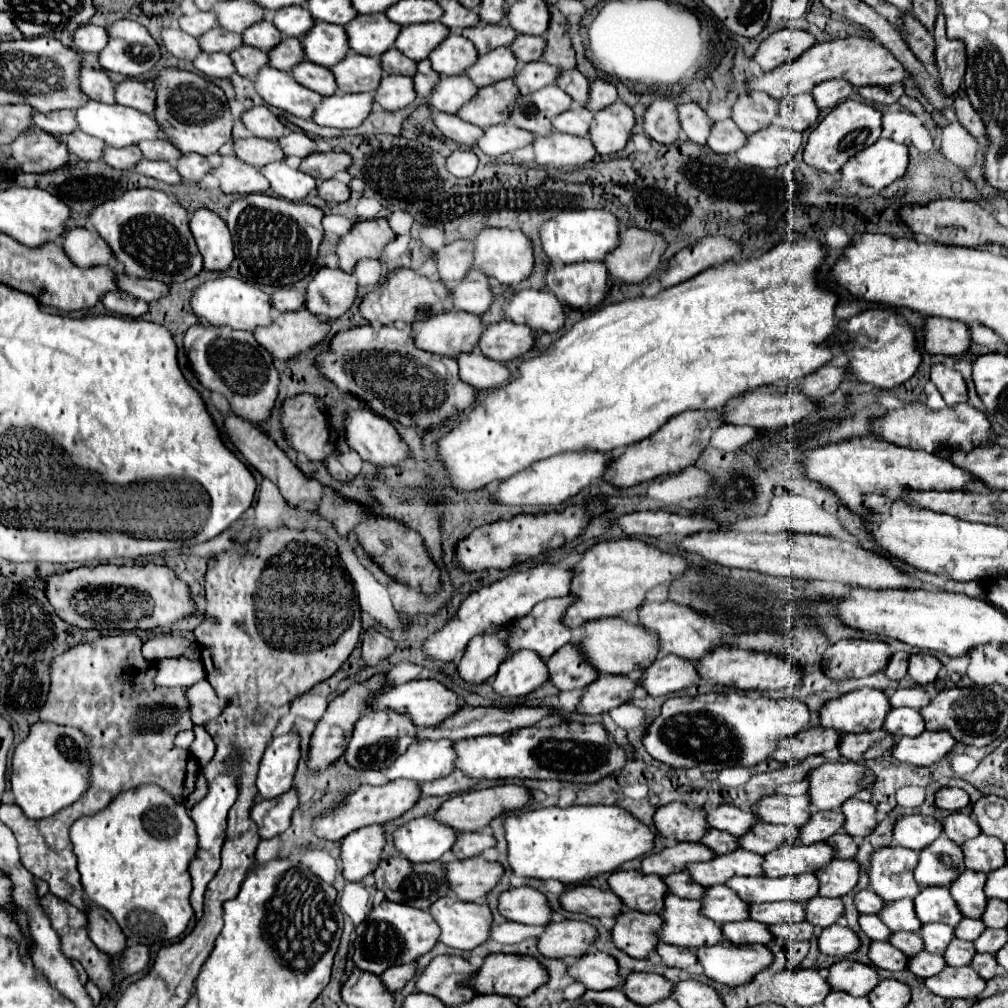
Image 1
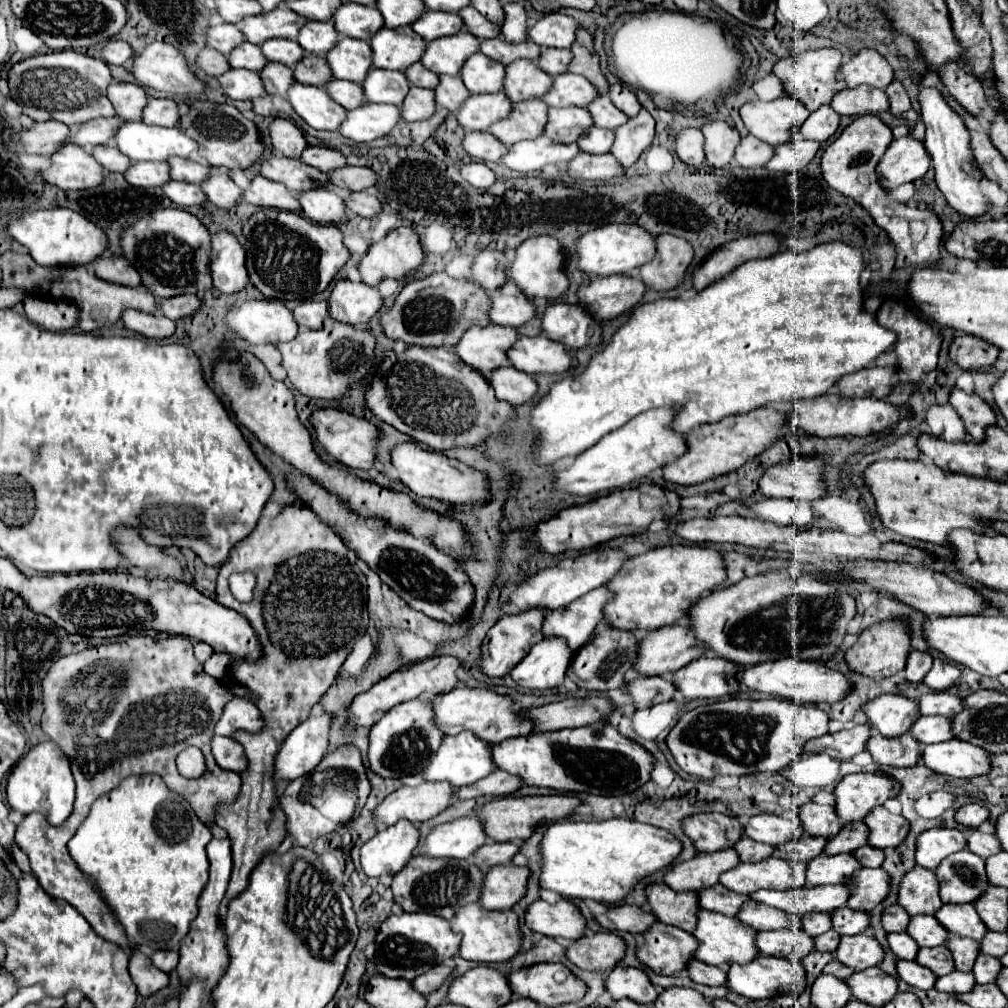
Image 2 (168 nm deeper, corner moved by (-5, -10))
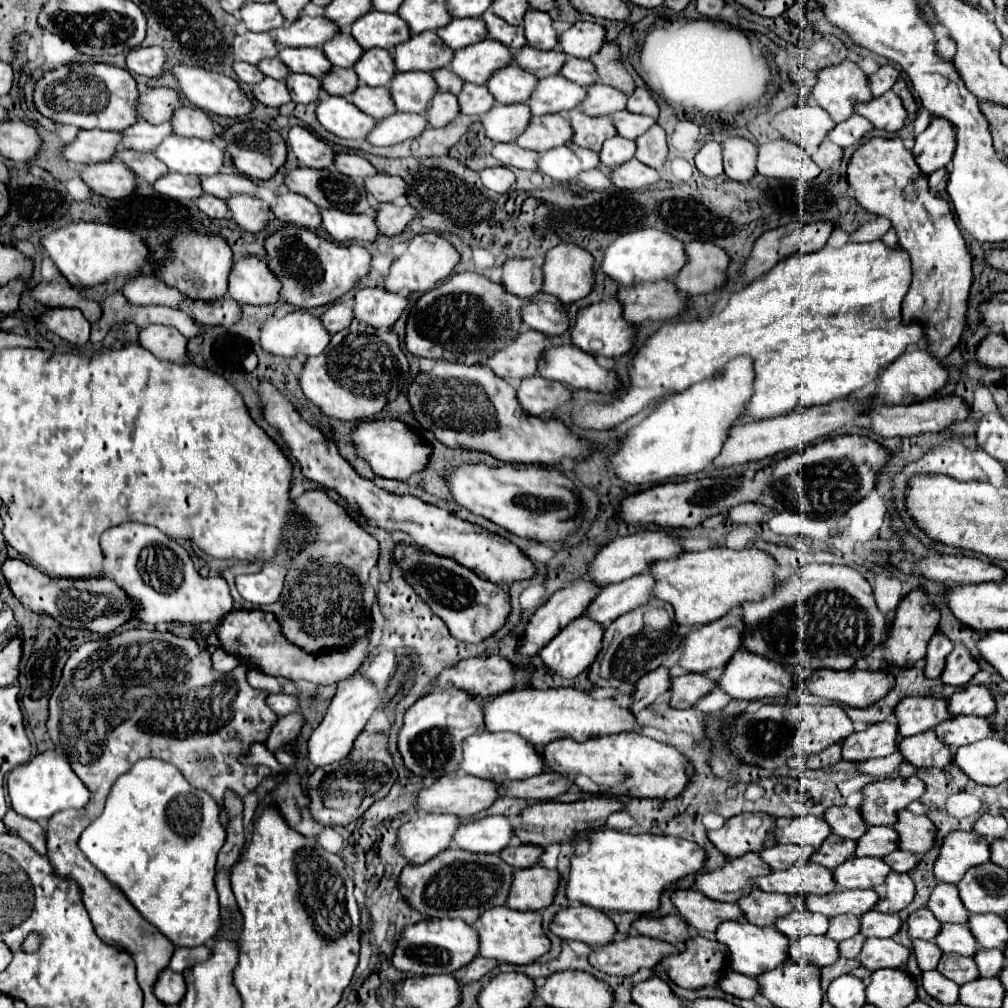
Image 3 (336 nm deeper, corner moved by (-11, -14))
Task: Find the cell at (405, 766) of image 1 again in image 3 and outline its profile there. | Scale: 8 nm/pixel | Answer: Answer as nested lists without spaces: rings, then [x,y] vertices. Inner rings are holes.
[[[479,732],[479,734],[465,738],[461,744],[461,750],[463,750],[463,760],[459,762],[459,774],[495,780],[497,784],[507,782],[507,780],[509,782],[525,780],[525,778],[531,778],[535,774],[545,772],[543,760],[539,758],[539,752],[531,744],[523,742],[523,738],[519,738],[517,734]]]

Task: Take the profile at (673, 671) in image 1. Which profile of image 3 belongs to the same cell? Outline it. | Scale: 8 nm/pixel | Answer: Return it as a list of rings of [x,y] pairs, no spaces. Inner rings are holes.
[[[739,650],[723,668],[721,676],[715,678],[715,684],[719,690],[729,694],[735,700],[761,700],[769,696],[787,696],[793,686],[791,686],[791,674],[785,672],[783,666],[777,662],[771,662],[767,658],[759,658],[755,654],[747,654],[747,650]]]

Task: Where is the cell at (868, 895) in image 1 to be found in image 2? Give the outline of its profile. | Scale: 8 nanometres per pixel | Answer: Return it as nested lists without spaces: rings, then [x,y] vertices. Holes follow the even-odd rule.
[[[899,904],[889,906],[883,912],[883,928],[887,932],[905,932],[905,926],[909,926],[909,914],[905,908],[901,908]]]

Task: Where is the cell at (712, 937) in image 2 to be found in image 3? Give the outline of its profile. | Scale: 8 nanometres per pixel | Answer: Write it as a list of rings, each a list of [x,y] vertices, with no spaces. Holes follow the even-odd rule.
[[[727,920],[727,922],[719,924],[717,942],[727,946],[731,970],[745,974],[745,976],[751,976],[751,978],[755,978],[761,972],[773,970],[775,966],[779,966],[779,962],[785,962],[787,946],[789,946],[789,940],[783,938],[783,934],[779,934],[779,930],[761,928],[761,926],[749,924],[745,920]]]

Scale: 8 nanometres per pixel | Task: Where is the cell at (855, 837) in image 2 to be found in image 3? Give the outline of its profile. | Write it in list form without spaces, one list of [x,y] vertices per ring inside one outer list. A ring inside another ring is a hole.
[[[869,826],[867,832],[857,840],[855,856],[877,856],[883,858],[897,848],[897,832],[889,826]]]

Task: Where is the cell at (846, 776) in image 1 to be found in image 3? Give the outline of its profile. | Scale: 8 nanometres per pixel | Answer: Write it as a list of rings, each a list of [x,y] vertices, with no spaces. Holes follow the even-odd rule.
[[[883,778],[867,784],[861,794],[863,794],[863,804],[861,804],[861,816],[869,826],[893,826],[897,820],[895,814],[903,808],[909,806],[909,802],[919,800],[925,792],[925,784],[919,778]]]

